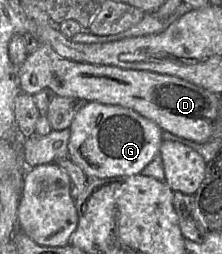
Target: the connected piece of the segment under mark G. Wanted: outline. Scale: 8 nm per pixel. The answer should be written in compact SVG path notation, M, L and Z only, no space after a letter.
M88 102L70 126L69 157L90 178L139 174L160 155L163 130L154 121L119 105Z

